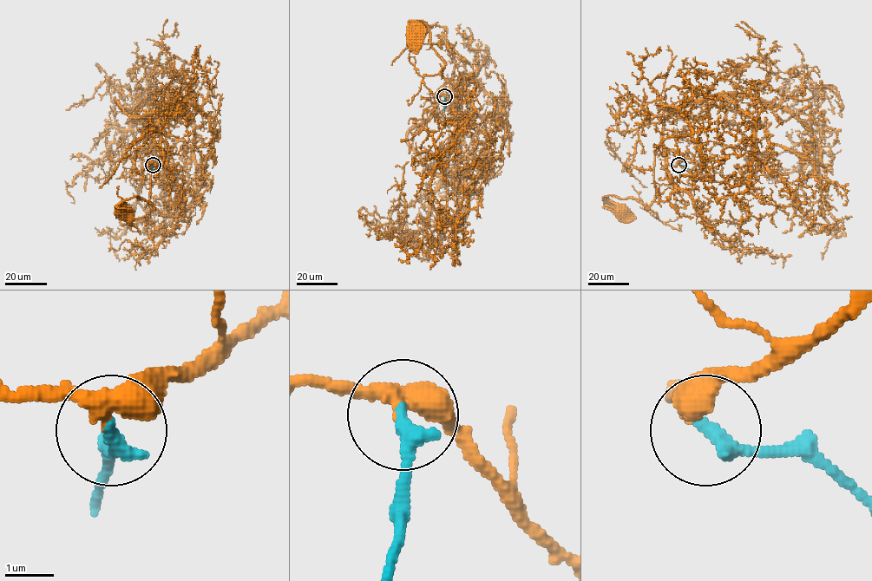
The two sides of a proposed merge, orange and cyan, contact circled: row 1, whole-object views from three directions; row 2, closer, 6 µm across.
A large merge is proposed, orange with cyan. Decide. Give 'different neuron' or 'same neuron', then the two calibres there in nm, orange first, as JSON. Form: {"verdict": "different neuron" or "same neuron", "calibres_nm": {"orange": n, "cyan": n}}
{"verdict": "same neuron", "calibres_nm": {"orange": 320, "cyan": 360}}

